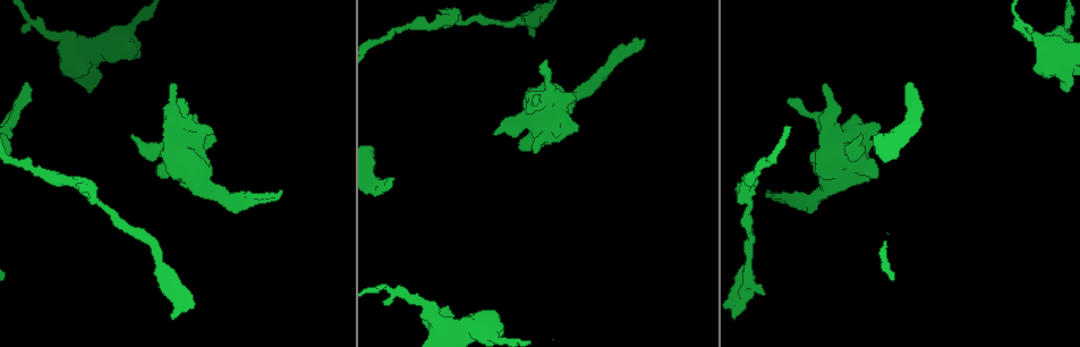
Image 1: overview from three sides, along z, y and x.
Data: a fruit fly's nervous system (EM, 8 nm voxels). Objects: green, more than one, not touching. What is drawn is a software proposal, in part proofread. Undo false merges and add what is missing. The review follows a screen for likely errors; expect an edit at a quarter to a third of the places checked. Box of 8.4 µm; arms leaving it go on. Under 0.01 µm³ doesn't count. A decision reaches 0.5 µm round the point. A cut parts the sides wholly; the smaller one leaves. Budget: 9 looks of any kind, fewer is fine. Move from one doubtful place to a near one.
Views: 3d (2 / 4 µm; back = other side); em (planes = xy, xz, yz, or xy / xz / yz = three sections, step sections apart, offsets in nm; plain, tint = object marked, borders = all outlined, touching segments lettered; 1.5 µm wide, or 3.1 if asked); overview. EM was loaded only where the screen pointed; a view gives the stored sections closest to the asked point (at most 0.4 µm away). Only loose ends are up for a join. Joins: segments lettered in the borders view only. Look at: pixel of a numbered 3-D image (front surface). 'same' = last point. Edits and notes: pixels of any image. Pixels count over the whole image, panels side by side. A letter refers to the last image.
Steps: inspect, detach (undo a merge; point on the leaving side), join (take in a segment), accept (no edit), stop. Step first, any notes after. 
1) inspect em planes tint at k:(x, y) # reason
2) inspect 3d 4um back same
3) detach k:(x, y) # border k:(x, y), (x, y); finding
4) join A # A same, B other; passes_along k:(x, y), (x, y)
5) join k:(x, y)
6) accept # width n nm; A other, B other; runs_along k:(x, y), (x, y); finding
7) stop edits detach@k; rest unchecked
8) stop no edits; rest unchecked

inspect em xz step 4 tint at 1:(80, 177) # branch stops here

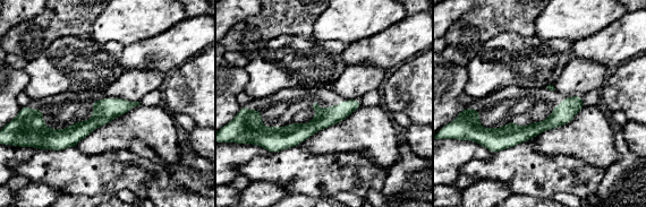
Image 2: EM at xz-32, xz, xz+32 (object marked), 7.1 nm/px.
inspect em planes borders same # cut it another way

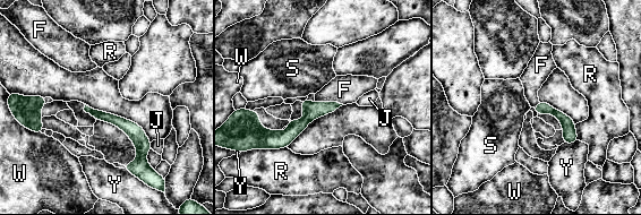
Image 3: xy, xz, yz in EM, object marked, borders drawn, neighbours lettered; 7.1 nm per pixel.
accept # F other, J other, R other, S other, W other, Y other; runs_along 3:(335, 105), (289, 136), (267, 136), (256, 119); none of them fits

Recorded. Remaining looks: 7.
inspect em planes borders at 1:(534, 36)

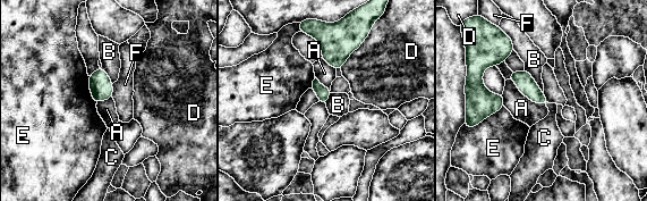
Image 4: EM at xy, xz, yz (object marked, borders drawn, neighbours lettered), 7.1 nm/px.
accept # width 90 nm; longest_contact A 320 nm; A other, B other, C other, D other, E other, F other; none of them fits

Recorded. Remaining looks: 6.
inspect em xz step 8 borders at 1:(855, 117) # an open end

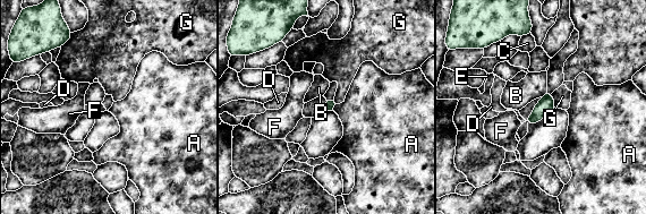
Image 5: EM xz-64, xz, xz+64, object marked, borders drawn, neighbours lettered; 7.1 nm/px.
accept # A other, B other, C other, D other, E other, F other, G other; border 5:(551, 93), (557, 106); none of them fits

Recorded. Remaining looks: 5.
inspect em xy step 4 tint at 1:(280, 189)

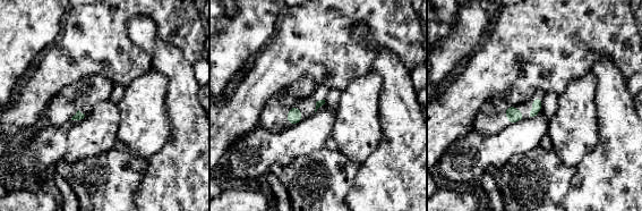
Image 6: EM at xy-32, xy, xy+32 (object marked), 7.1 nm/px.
inspect em planes borders same # another direction

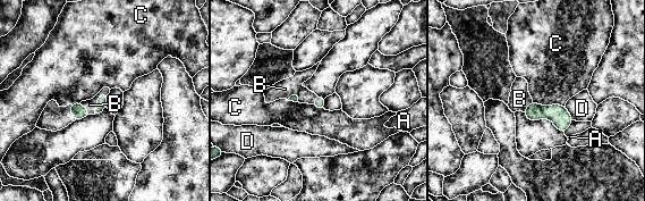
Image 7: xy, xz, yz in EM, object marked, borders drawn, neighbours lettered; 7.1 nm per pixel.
join B # A other, B same, C other, D other; passes_along 7:(102, 99), (98, 100), (90, 105); the cell continues

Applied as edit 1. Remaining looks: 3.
stop edits join@7; rest unchecked

